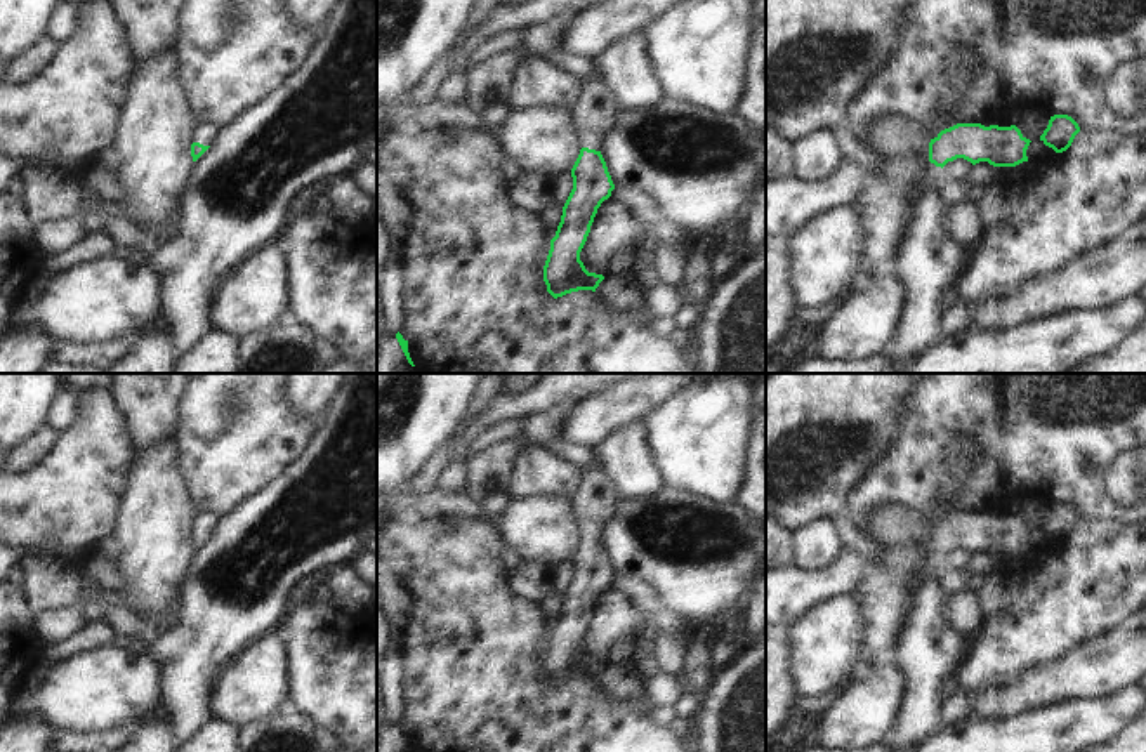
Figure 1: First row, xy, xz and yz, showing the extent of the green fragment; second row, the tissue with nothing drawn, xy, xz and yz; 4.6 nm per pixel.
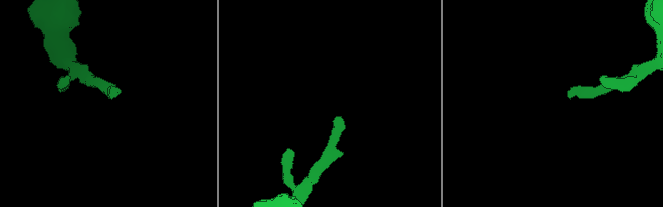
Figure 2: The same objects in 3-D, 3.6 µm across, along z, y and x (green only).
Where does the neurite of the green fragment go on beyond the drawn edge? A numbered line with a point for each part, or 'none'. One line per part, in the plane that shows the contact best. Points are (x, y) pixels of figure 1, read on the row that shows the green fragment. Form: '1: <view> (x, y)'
1: yz (893, 138)

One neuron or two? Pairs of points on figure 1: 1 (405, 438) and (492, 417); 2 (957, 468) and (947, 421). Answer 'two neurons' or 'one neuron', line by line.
1: two neurons
2: two neurons

